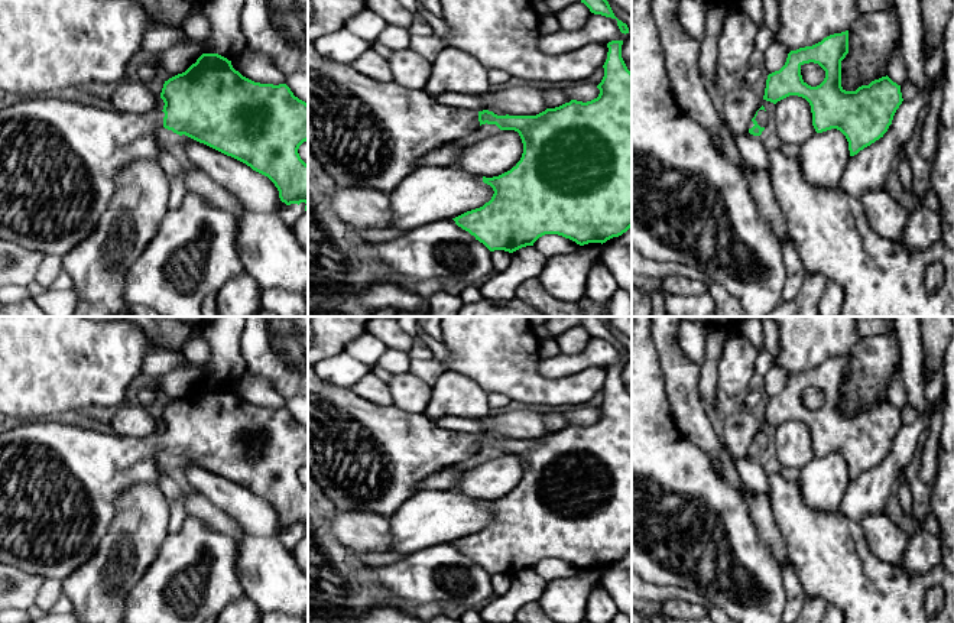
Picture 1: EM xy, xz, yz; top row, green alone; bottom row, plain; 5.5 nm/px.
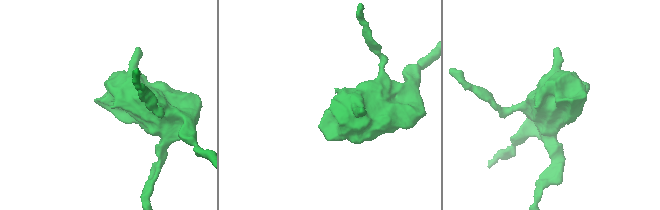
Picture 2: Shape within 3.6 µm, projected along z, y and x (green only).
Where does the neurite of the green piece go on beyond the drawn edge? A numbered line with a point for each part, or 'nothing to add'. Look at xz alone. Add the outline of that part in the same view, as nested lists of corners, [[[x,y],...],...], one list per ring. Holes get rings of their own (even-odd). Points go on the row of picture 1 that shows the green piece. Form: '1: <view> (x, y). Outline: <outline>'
1: xz (366, 133). Outline: [[[308,42],[308,145],[334,186],[369,188],[390,195],[425,155],[478,127],[478,111],[438,104],[425,90],[411,90],[395,81],[374,81],[358,74],[351,65],[325,58]]]

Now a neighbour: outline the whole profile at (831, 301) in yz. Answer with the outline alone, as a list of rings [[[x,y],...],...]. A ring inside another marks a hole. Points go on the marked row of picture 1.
[[[828,282],[818,305],[820,317],[841,317],[843,289],[834,282]]]

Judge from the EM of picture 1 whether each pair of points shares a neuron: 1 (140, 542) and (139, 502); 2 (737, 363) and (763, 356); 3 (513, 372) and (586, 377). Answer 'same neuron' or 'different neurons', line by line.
1: same neuron
2: different neurons
3: same neuron

